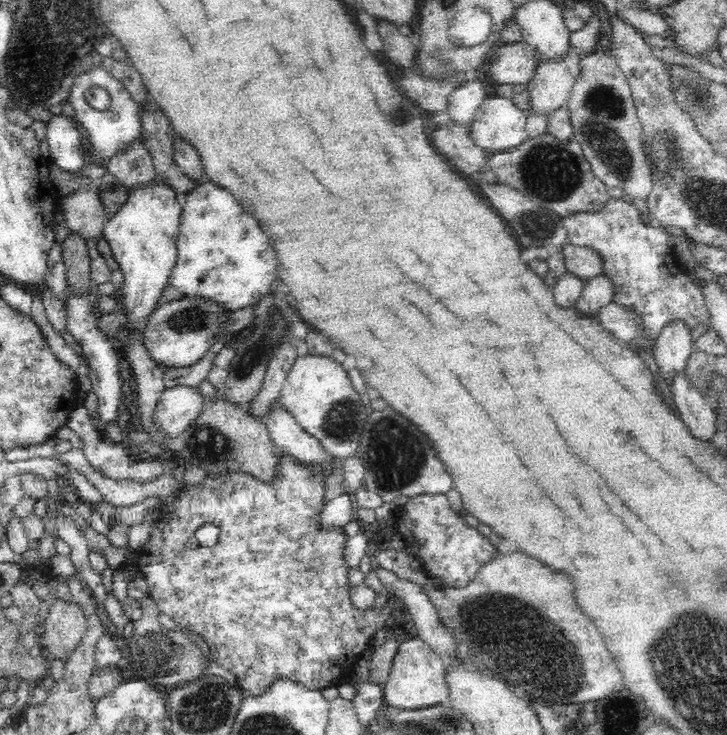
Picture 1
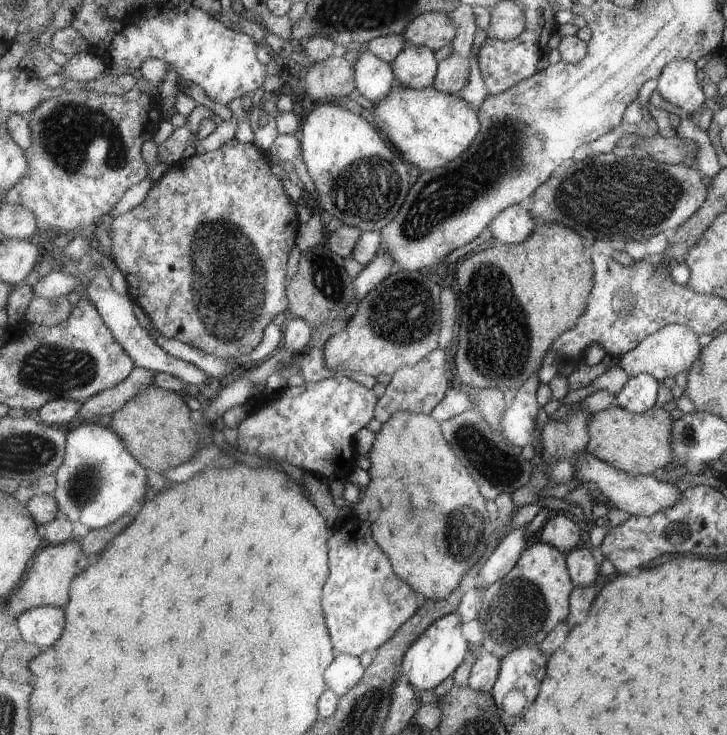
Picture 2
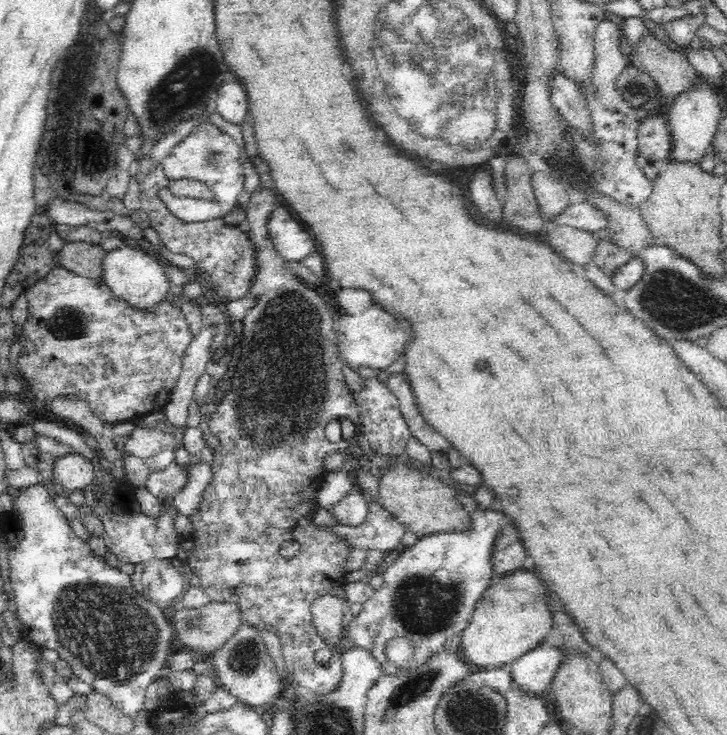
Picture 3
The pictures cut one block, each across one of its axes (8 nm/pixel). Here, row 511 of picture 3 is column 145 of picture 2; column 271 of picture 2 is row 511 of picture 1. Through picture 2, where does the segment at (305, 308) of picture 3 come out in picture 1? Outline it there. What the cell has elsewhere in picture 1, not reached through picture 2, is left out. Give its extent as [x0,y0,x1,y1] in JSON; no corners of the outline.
[137,450,394,696]

